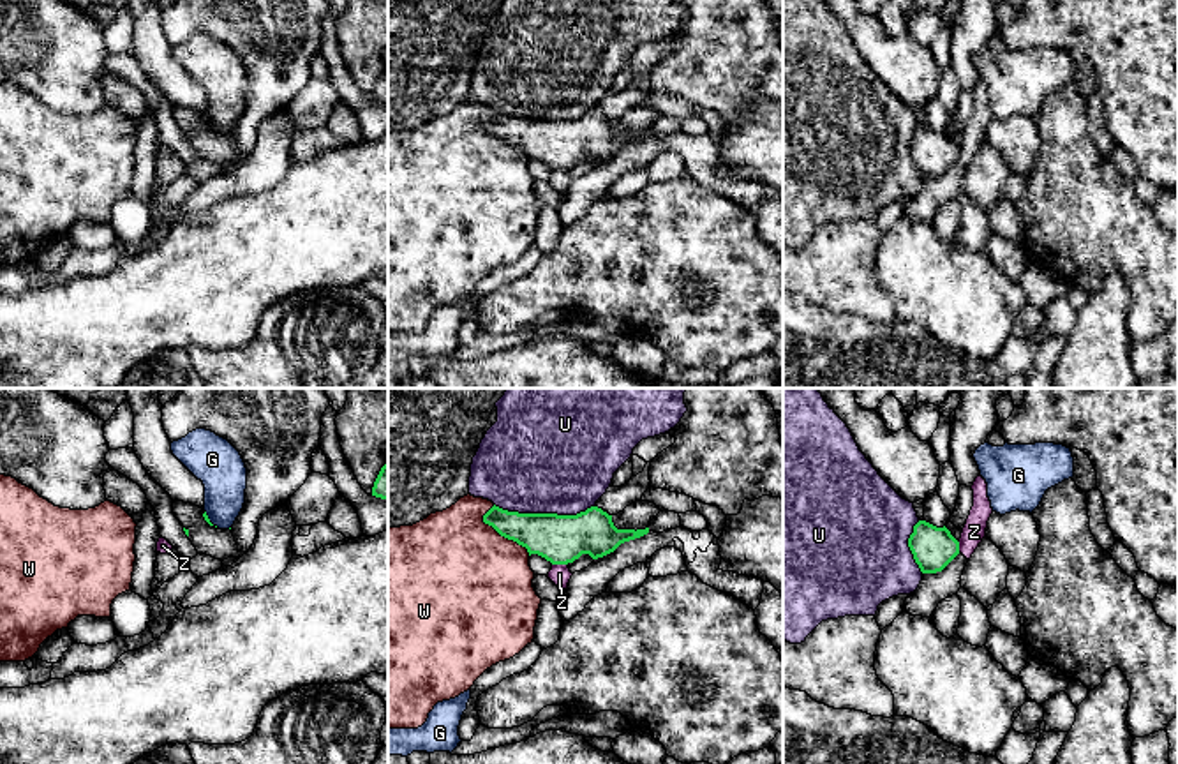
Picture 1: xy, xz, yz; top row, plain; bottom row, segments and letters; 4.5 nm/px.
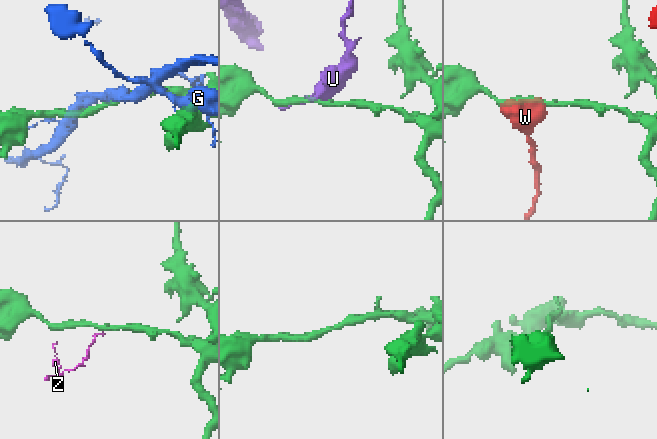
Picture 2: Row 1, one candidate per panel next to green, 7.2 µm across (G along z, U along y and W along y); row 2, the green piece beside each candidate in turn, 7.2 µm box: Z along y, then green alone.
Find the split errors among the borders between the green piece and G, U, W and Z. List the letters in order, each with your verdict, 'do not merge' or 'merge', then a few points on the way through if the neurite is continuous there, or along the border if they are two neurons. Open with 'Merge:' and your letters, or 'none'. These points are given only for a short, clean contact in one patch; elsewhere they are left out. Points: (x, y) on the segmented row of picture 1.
Merge: none
G: do not merge
U: do not merge
W: do not merge
Z: do not merge | along xz (552, 563), (566, 565)

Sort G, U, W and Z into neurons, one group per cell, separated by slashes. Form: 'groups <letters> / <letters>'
groups G / U / W / Z

